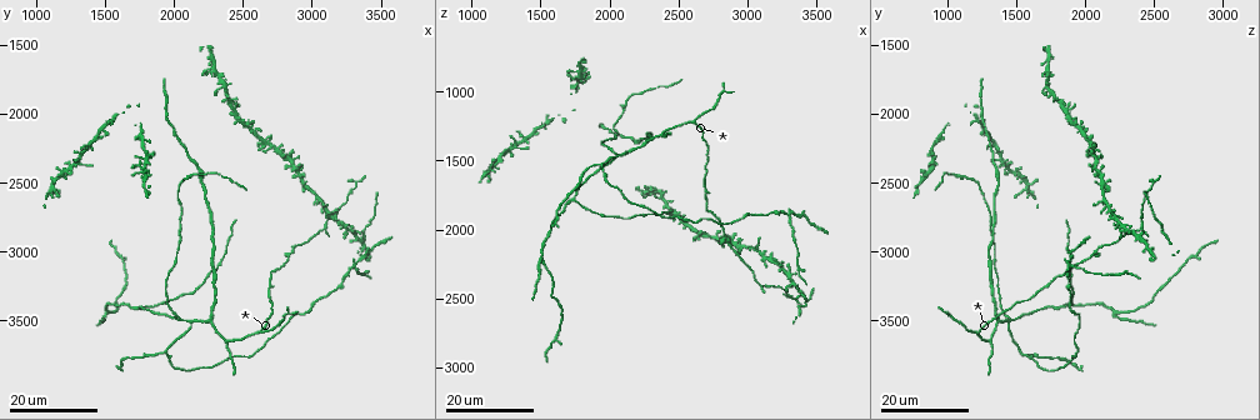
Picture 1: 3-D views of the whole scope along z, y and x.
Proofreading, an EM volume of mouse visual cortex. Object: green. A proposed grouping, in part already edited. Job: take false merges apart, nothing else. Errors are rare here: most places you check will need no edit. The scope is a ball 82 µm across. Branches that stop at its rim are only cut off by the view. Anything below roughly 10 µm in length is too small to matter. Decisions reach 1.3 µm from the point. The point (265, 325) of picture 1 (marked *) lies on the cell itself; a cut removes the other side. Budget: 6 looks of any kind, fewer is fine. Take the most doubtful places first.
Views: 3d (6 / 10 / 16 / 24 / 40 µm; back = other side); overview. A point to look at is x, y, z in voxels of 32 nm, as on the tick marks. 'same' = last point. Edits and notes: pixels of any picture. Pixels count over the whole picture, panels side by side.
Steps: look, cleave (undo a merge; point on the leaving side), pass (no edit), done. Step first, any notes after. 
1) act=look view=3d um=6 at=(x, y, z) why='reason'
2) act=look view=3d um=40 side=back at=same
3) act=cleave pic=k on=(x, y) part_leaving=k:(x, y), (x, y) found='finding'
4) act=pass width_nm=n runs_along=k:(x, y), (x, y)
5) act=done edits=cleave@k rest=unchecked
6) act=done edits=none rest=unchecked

act=look view=3d um=24 at=(3320, 3100, 1920) why='two arms at a narrow angle'

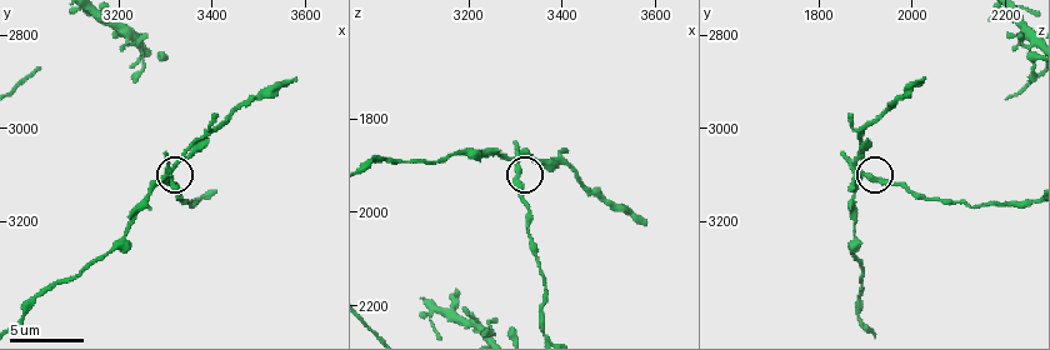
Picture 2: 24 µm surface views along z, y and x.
act=look view=3d um=6 at=(3310, 3105, 1900)

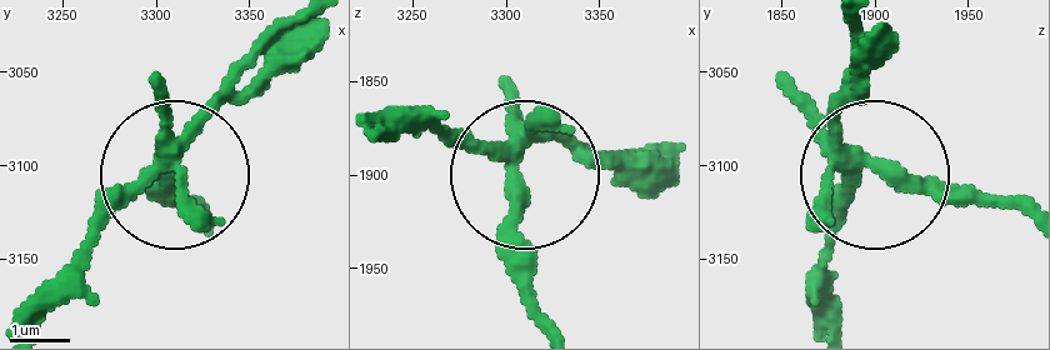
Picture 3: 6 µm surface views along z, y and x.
act=cleave pic=3 on=(171, 184) width_nm=270 part_leaving=3:(839, 158), (1028, 208) found='a second cell is stuck on'

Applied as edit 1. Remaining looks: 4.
act=look view=3d um=24 at=(2260, 3500, 1380) why='looks like a crossing'

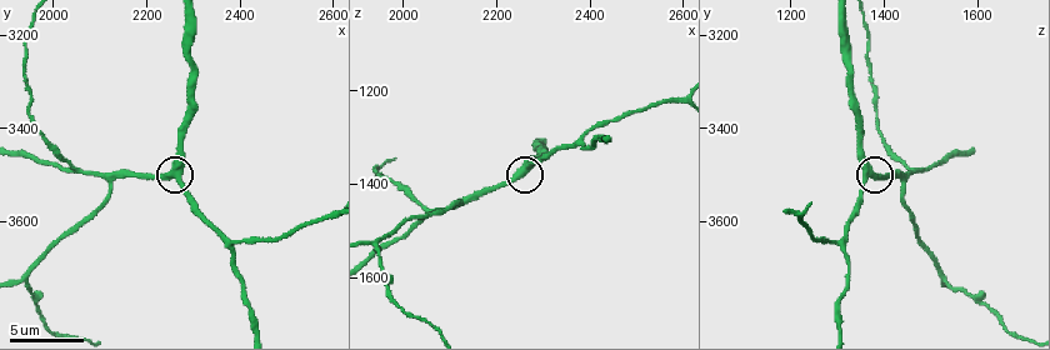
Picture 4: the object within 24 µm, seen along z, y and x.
act=look view=3d um=10 at=(2255, 3490, 1375)

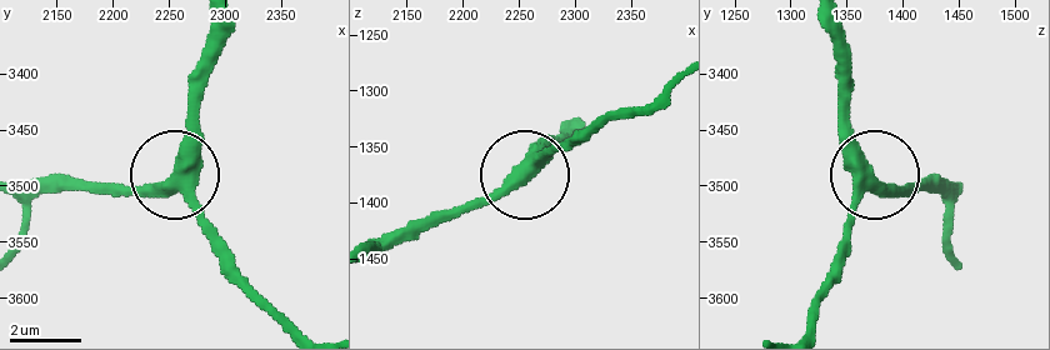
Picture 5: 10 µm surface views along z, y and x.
act=pass side_arm_um=94 runs_along=5:(663, 93), (433, 224) found='continuous, no second cell'

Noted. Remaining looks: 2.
act=look view=3d um=10 at=(1930, 3725, 1530) why='three arms meet'

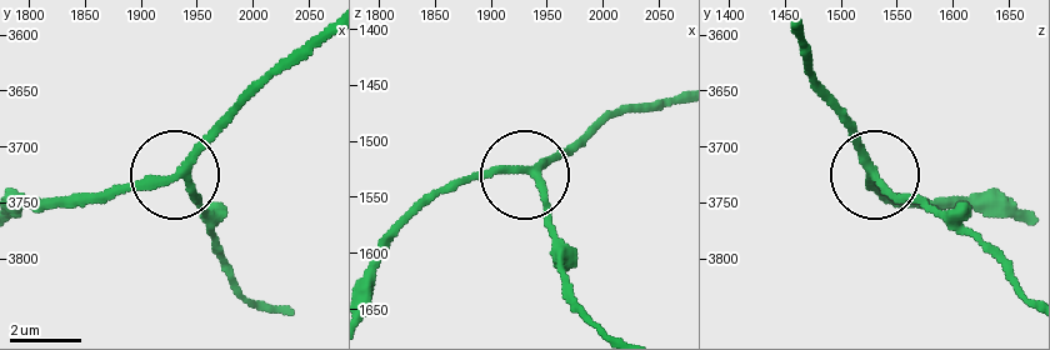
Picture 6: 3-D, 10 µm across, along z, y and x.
act=pass width_nm=220 runs_along=6:(326, 25), (184, 169), (88, 196) found='all the same cell'

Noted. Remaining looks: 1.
act=done edits=cleave@3 rest=unchecked

